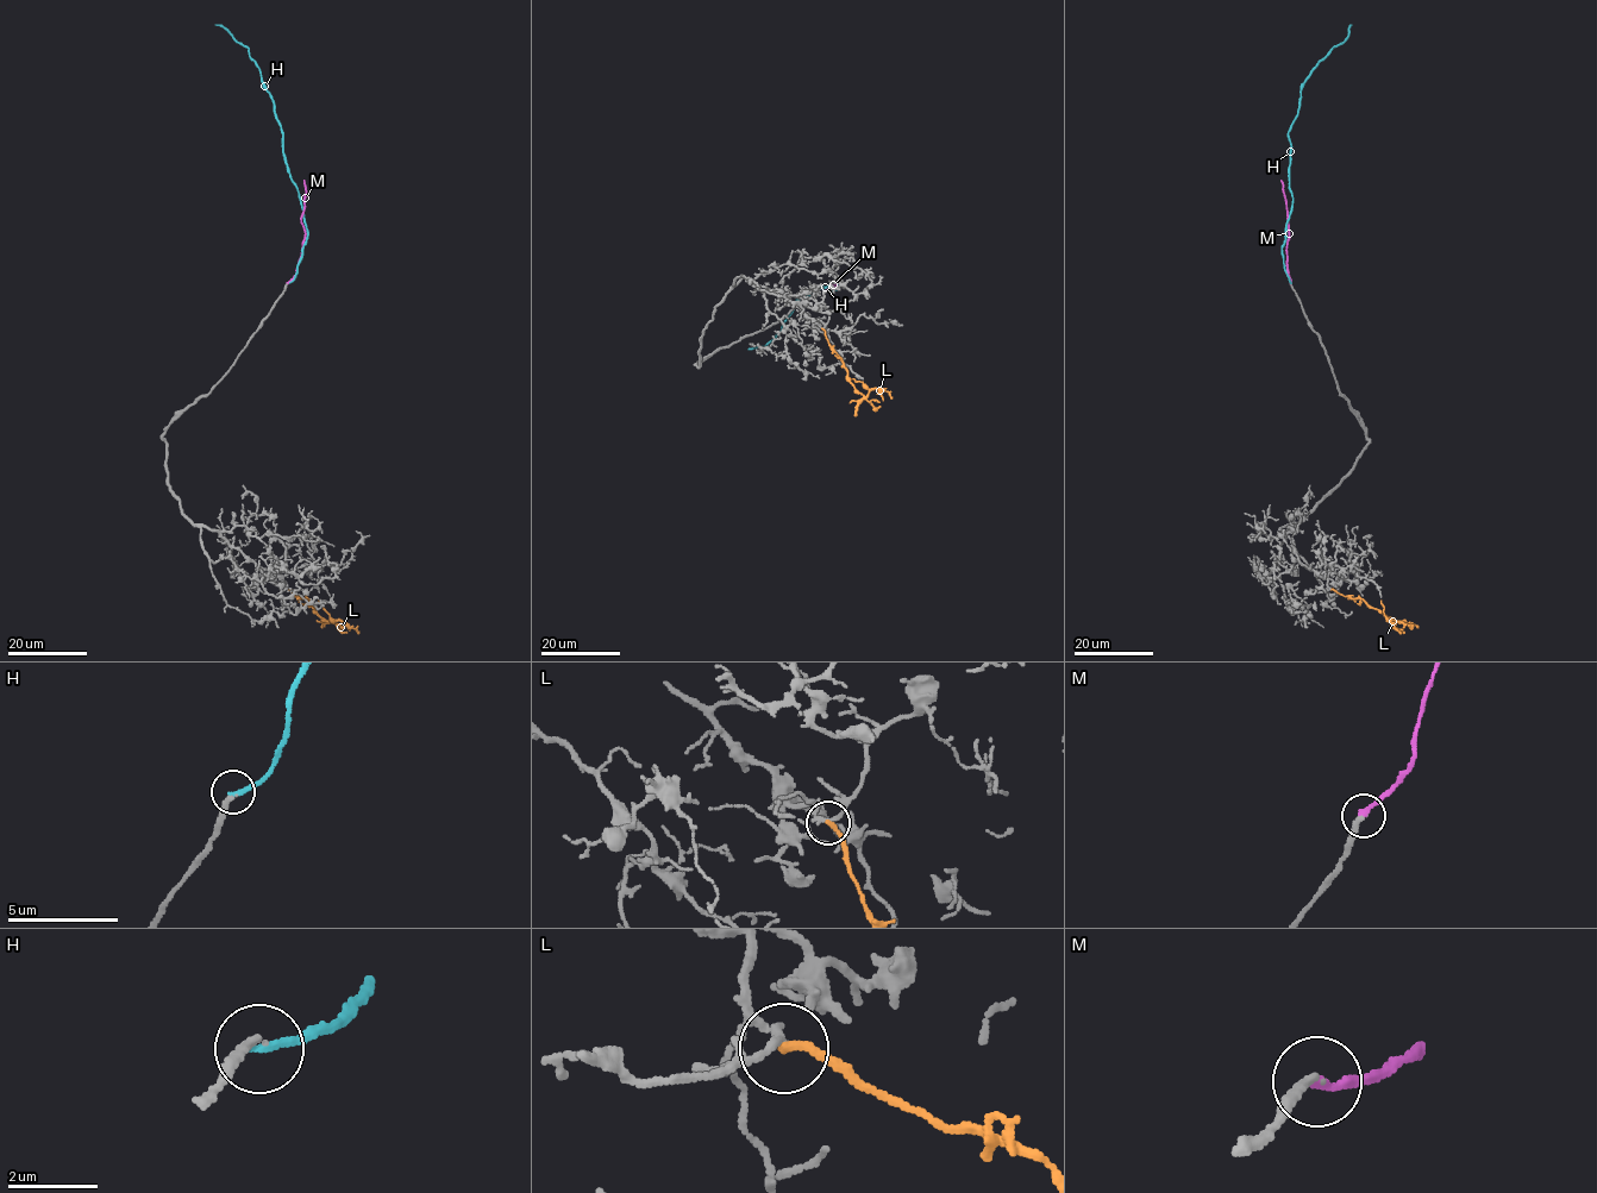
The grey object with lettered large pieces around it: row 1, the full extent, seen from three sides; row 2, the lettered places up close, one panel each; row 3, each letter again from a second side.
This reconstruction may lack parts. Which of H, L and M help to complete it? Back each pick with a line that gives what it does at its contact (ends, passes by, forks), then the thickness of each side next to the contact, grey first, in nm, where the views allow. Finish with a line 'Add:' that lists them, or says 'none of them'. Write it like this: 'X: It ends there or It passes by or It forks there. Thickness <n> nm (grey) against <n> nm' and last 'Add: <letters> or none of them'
M: It ends there. Thickness 180 nm (grey) against 220 nm
Add: M

